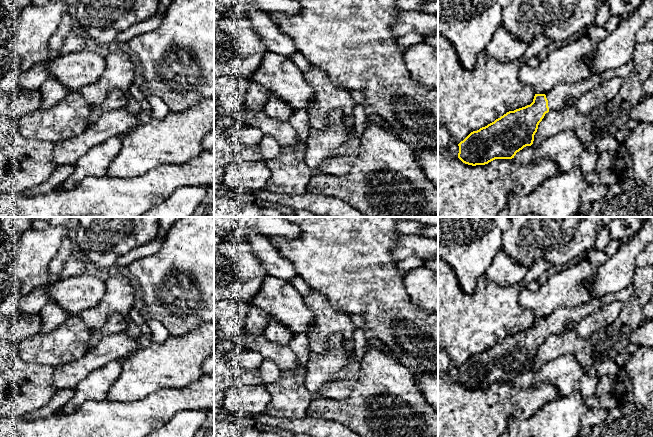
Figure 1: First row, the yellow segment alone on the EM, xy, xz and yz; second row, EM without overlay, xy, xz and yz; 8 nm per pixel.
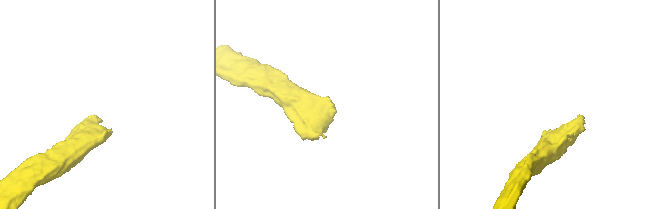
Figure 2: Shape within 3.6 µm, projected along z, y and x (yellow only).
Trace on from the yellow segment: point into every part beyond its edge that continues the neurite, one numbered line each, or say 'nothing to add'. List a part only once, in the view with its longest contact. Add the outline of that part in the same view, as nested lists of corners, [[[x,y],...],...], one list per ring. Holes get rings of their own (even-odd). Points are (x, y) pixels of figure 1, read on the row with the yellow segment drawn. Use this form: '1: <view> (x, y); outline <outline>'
1: yz (557, 98); outline [[[632,63],[622,65],[618,68],[604,71],[597,75],[591,75],[578,83],[570,85],[557,85],[551,91],[545,93],[548,100],[549,111],[560,111],[569,104],[567,100],[573,98],[576,101],[586,92],[599,84],[614,77],[627,78],[633,70]]]

